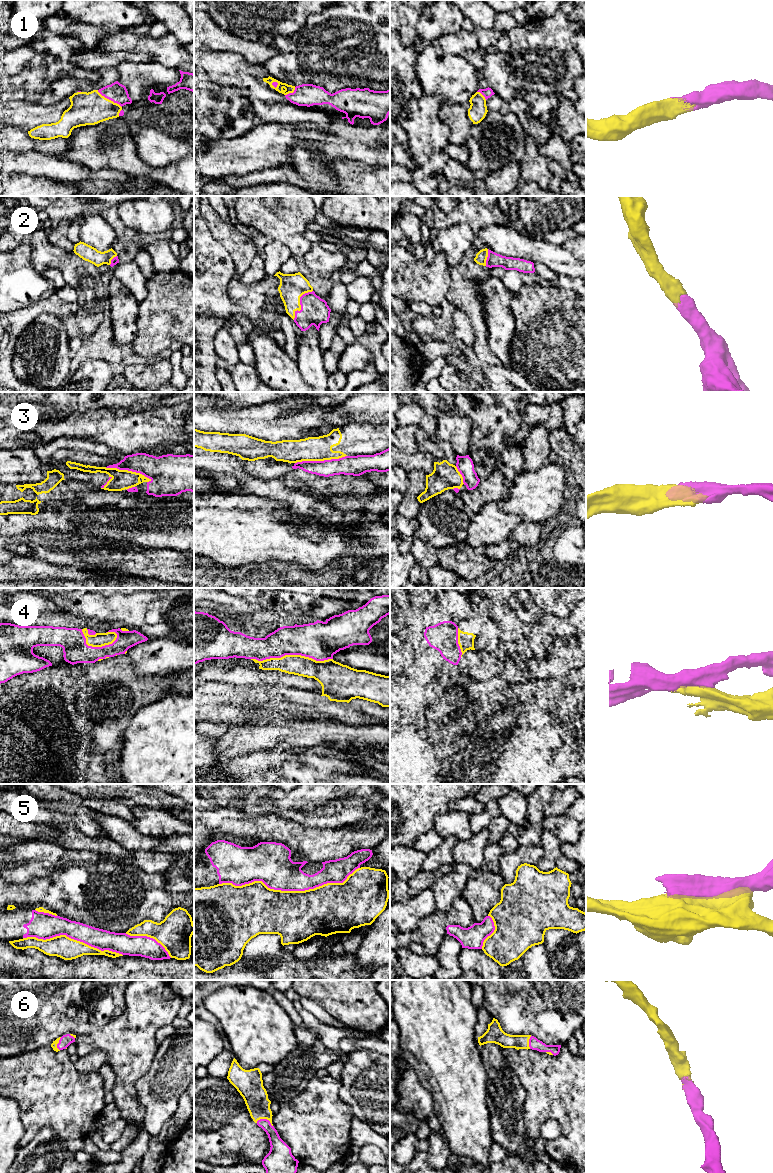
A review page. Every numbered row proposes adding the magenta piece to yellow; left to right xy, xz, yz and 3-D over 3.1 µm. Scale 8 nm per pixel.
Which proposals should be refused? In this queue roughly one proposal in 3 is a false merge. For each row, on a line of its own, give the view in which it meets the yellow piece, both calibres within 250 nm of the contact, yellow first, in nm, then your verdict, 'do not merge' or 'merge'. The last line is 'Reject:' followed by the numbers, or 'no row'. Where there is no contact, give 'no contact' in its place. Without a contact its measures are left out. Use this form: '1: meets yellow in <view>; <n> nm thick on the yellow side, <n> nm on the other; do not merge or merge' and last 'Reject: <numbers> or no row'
1: meets yellow in xy; 260 nm thick on the yellow side, 160 nm on the other; merge
2: meets yellow in xz; 200 nm thick on the yellow side, 220 nm on the other; merge
3: meets yellow in xz; 190 nm thick on the yellow side, 160 nm on the other; do not merge
4: meets yellow in xz; 160 nm thick on the yellow side, 300 nm on the other; do not merge
5: meets yellow in xz; 400 nm thick on the yellow side, 320 nm on the other; do not merge
6: meets yellow in xz; 190 nm thick on the yellow side, 120 nm on the other; merge
Reject: 3, 4, 5

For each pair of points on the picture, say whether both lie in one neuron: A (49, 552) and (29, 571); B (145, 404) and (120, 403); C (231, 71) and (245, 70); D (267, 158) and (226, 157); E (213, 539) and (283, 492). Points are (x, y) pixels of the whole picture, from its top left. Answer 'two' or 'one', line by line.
A: two
B: one
C: one
D: one
E: two

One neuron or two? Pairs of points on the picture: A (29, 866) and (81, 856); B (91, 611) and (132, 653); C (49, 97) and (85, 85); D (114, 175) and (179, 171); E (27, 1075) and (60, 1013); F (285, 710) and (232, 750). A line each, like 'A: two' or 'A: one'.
A: one
B: two
C: one
D: two
E: two
F: two

